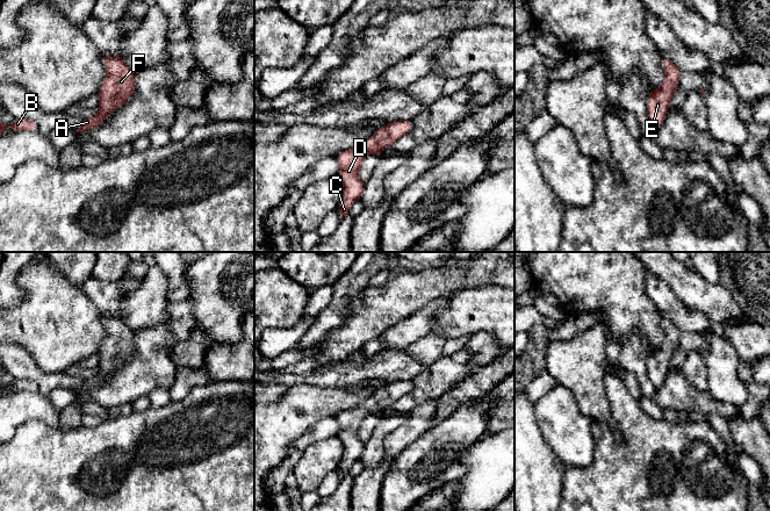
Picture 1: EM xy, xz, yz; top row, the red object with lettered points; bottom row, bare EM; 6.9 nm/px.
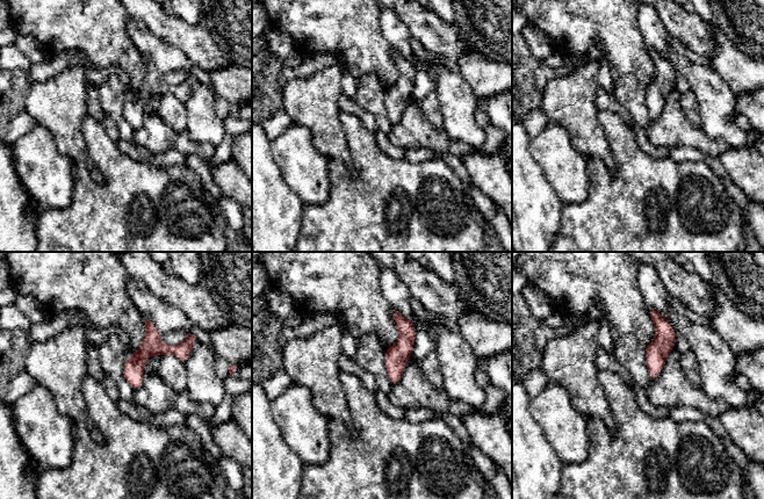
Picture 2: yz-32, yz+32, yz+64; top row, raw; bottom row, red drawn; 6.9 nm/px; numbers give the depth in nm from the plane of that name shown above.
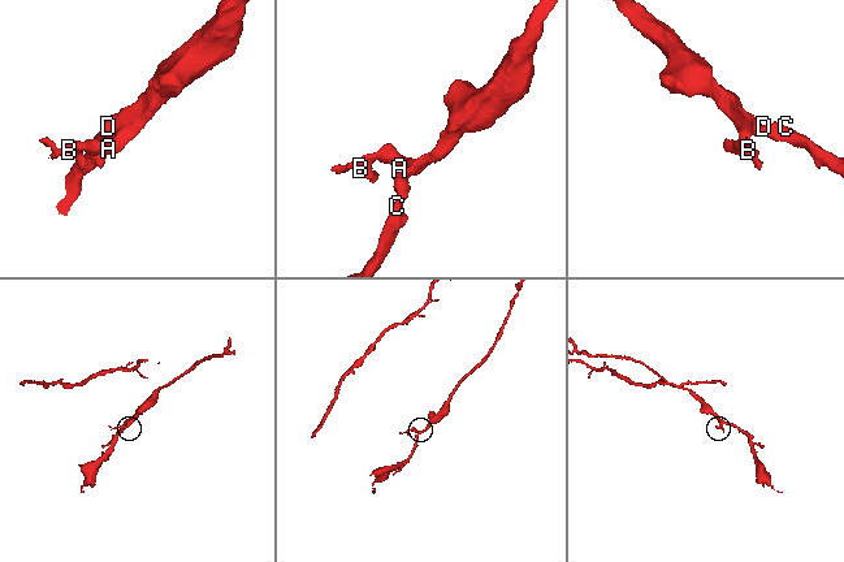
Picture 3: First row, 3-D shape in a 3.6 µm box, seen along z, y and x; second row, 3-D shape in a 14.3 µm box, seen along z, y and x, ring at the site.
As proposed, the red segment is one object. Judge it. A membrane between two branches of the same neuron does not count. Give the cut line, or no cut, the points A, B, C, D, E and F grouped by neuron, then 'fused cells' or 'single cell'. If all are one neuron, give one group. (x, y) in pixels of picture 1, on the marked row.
cut none; groups A B C D E F; single cell

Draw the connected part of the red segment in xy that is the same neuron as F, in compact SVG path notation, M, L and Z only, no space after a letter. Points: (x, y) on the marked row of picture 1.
M118 55L105 57L102 64L107 77L98 91L99 111L93 117L85 118L75 134L98 128L134 94L136 72L131 71Z

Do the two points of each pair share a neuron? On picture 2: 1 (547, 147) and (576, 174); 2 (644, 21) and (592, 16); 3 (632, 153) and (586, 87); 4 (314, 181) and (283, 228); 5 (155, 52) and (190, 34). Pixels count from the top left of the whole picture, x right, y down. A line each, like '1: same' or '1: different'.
1: same
2: different
3: different
4: different
5: different

